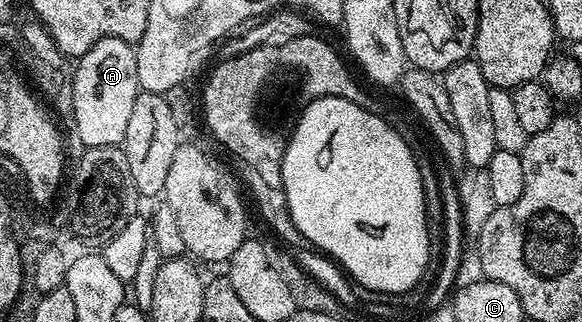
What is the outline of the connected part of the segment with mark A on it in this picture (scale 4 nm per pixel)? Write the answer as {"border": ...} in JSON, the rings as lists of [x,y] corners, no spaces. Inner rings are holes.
{"border":[[[102,38],[94,45],[83,58],[77,59],[75,68],[72,70],[72,84],[74,80],[74,126],[78,129],[78,138],[83,143],[83,147],[91,146],[116,146],[125,143],[126,133],[128,132],[128,120],[132,117],[132,104],[136,104],[136,96],[140,92],[138,85],[138,69],[136,68],[136,56],[134,55],[135,47],[129,42],[120,40],[119,38]]]}

